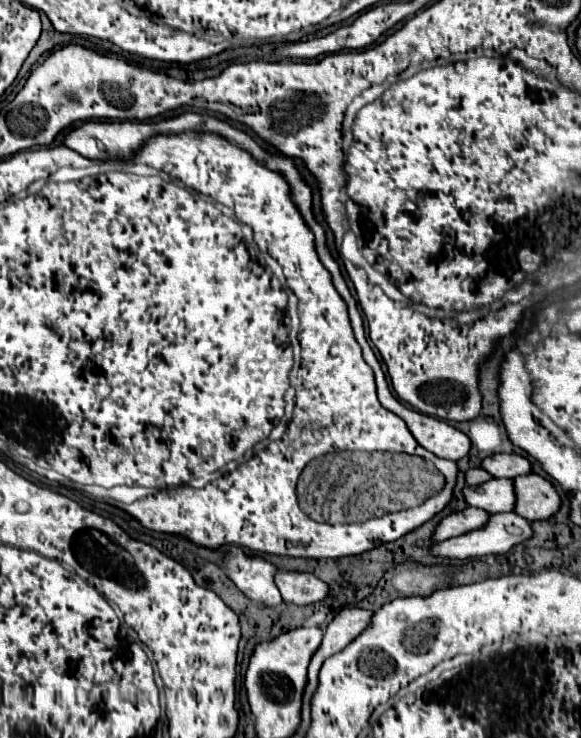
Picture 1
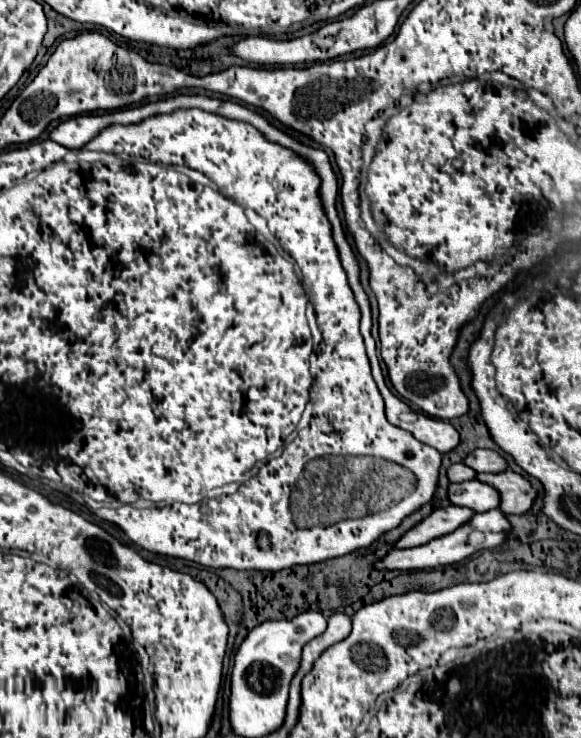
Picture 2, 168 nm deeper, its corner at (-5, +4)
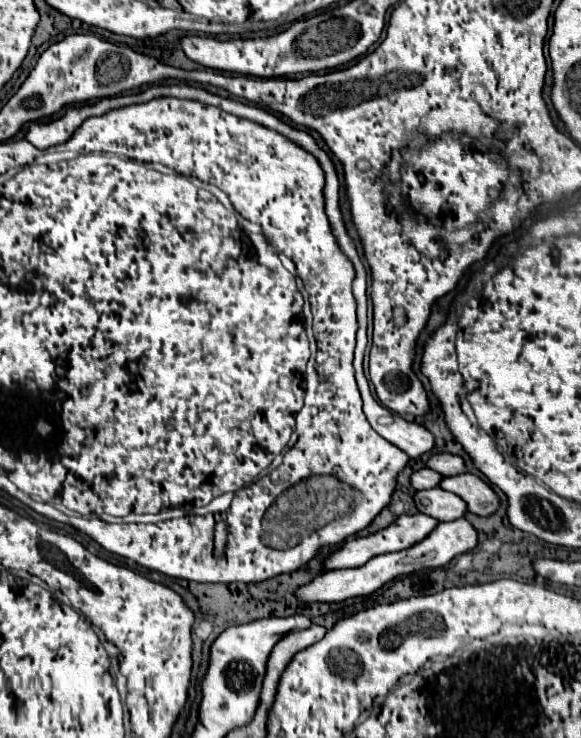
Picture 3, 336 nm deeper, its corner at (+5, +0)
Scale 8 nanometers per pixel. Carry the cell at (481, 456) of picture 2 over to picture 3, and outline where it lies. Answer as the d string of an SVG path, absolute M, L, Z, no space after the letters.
M434 454L428 458L426 466L436 470L442 476L456 476L456 474L466 472L464 460L460 456L454 456L454 454Z

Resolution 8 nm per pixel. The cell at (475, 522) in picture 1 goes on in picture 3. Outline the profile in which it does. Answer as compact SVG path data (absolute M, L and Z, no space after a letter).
M402 514L402 516L398 516L390 526L378 530L376 534L368 534L368 536L360 536L360 538L346 540L342 548L334 550L334 552L324 560L324 572L362 566L362 564L366 564L370 558L374 558L374 556L378 556L378 554L386 554L386 552L394 552L394 550L406 550L406 548L410 548L412 544L424 540L424 538L434 530L436 524L438 524L438 520L434 520L434 518L430 518L430 516L422 516L422 514L408 516L408 514Z

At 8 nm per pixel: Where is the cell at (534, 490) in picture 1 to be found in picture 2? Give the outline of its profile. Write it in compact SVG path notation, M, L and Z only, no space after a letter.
M506 470L500 474L478 474L476 478L492 484L500 492L500 508L506 514L526 514L538 496L526 474Z

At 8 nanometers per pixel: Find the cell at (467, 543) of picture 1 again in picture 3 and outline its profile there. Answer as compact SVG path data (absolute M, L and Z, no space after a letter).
M458 518L454 522L438 522L438 526L418 544L414 544L406 550L400 550L400 552L374 556L370 562L366 562L364 566L358 566L358 568L324 572L320 576L312 578L308 584L300 586L294 594L300 602L328 602L328 604L330 602L344 602L348 598L368 596L368 594L376 592L382 584L394 580L396 576L410 574L410 572L416 572L416 570L424 570L424 568L446 566L454 556L470 552L476 546L476 542L478 542L478 534L466 518Z

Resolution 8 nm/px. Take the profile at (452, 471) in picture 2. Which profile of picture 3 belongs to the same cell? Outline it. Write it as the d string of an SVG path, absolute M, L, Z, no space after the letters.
M422 468L422 470L418 470L410 476L410 484L412 484L414 490L434 488L434 486L438 486L440 480L442 480L442 476L438 476L438 472L434 472L430 468Z

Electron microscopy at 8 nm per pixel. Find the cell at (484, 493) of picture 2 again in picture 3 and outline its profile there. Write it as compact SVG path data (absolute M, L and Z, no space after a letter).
M430 488L430 490L420 490L414 494L414 504L418 512L426 516L434 516L436 520L456 520L466 514L466 504L458 500L452 492L440 490L440 488Z

